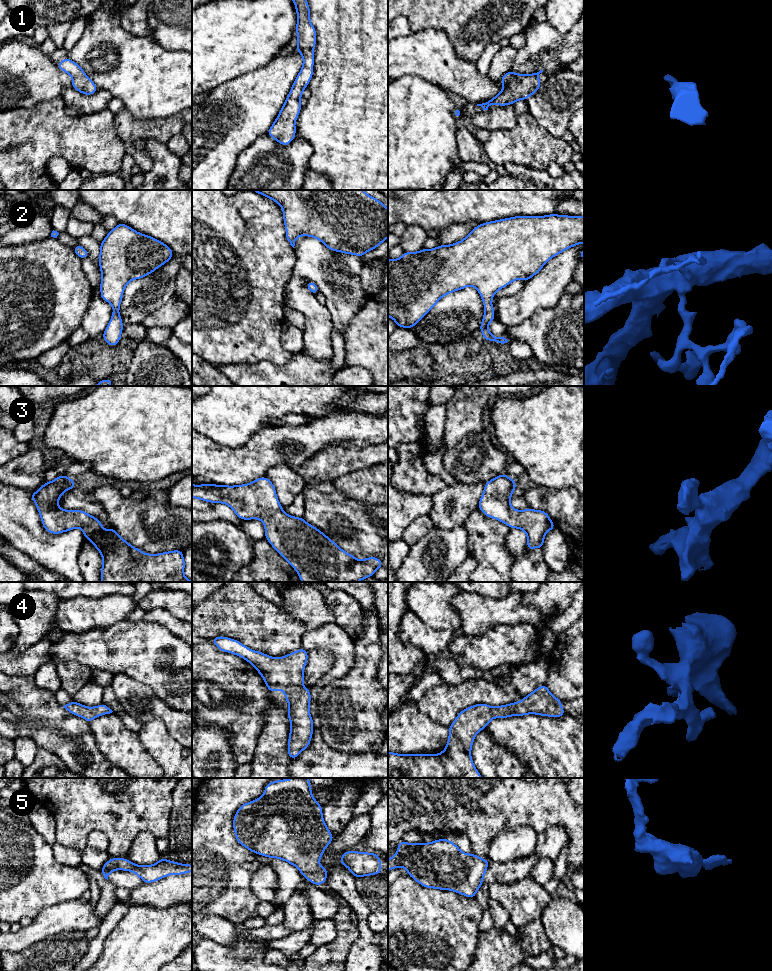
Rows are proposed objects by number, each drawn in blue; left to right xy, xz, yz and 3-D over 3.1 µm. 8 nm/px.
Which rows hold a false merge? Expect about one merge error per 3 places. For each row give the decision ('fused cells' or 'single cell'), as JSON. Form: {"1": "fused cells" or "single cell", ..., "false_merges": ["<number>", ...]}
{"1": "single cell", "2": "single cell", "3": "single cell", "4": "single cell", "5": "single cell", "false_merges": []}

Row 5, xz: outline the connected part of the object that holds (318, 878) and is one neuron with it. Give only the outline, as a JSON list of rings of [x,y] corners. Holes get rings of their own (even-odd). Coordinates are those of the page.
[[[308,778],[270,781],[263,796],[238,808],[233,828],[237,842],[251,852],[296,866],[302,876],[316,886],[326,882],[327,867],[320,867],[319,861],[334,838],[325,824],[322,805],[312,795]]]

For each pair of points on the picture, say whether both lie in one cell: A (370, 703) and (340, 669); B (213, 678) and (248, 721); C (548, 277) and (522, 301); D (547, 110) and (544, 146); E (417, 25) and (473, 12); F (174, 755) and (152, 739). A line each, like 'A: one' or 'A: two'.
A: two
B: one
C: one
D: two
E: one
F: one

